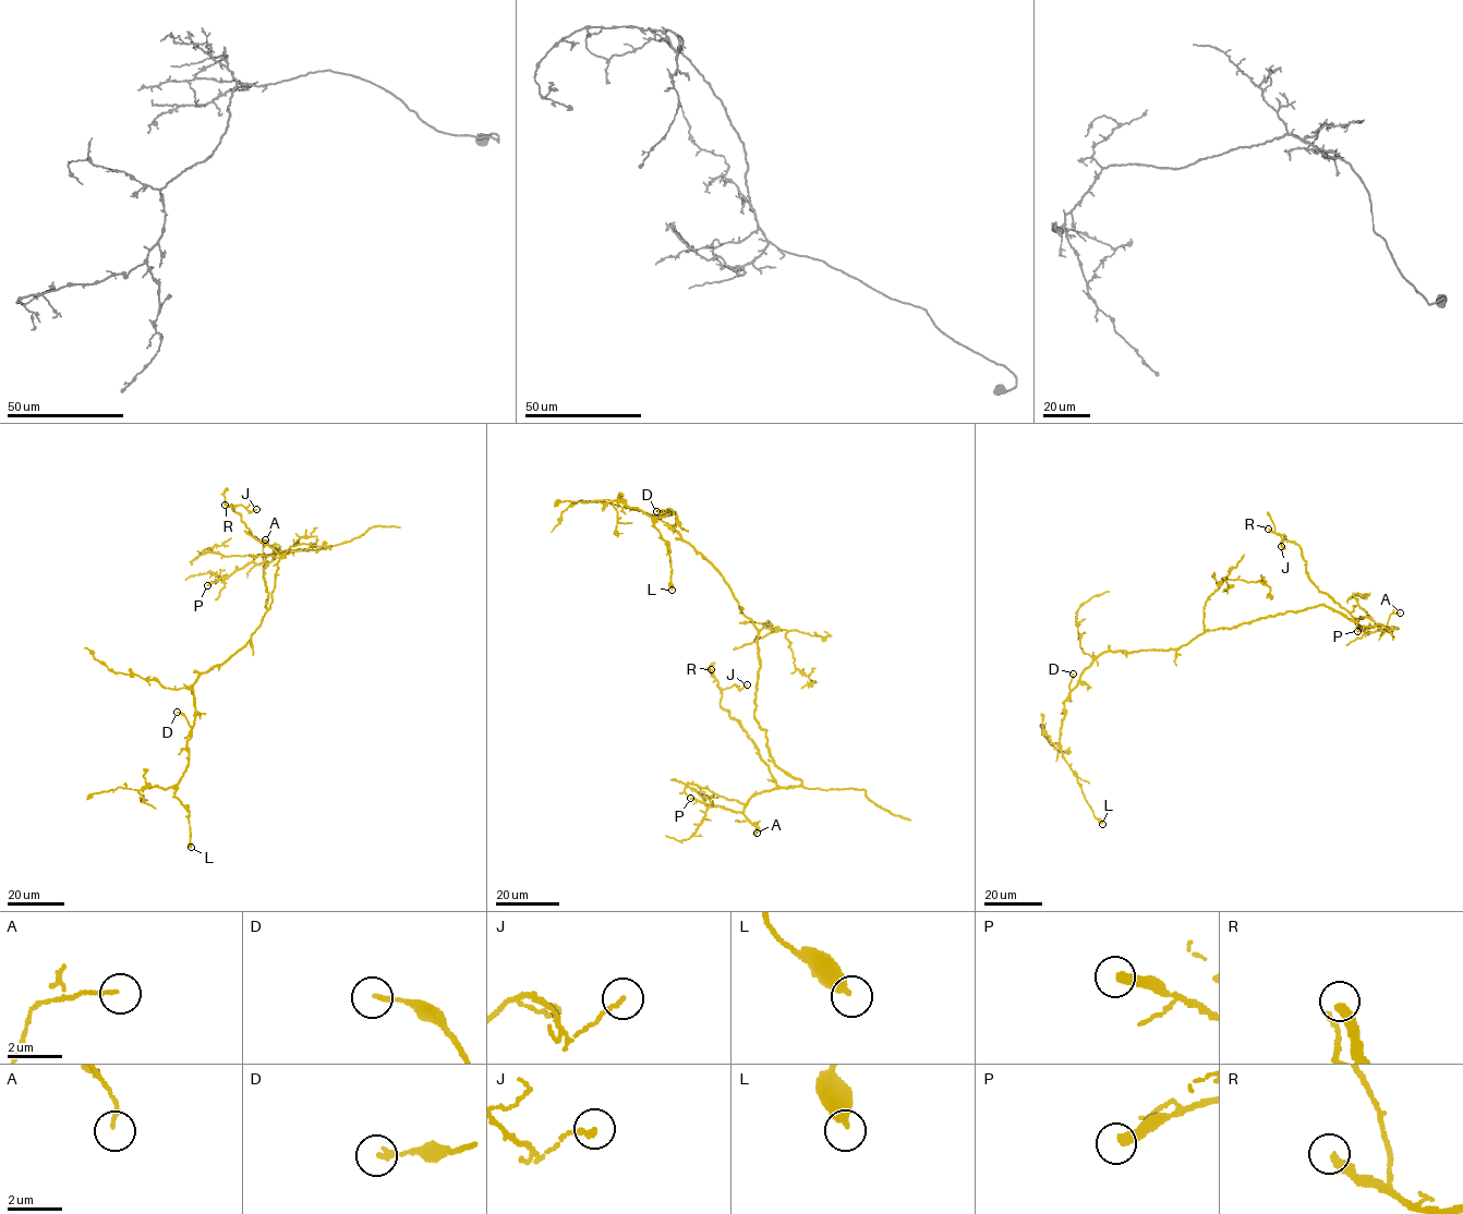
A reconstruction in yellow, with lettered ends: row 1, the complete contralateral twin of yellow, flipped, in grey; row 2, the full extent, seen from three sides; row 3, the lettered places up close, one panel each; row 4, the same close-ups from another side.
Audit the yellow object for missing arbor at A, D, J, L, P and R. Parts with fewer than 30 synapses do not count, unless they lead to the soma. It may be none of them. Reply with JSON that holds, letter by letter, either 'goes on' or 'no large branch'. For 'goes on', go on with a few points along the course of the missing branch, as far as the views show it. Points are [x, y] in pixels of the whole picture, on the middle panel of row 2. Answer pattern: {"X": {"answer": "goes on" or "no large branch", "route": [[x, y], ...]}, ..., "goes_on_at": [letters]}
{"A": {"answer": "no large branch"}, "D": {"answer": "no large branch"}, "J": {"answer": "no large branch"}, "L": {"answer": "no large branch"}, "P": {"answer": "no large branch"}, "R": {"answer": "no large branch"}, "goes_on_at": []}

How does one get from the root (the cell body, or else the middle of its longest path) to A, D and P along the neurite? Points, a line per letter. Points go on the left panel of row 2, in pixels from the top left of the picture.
A: (267, 611), (263, 568), (275, 550), (304, 549), (260, 555), (257, 565), (265, 558), (265, 539)
D: (267, 611), (245, 646), (202, 672), (195, 682), (191, 727), (177, 712)
P: (267, 611), (268, 594), (263, 568), (274, 558), (275, 550), (304, 549), (260, 555), (207, 585)

